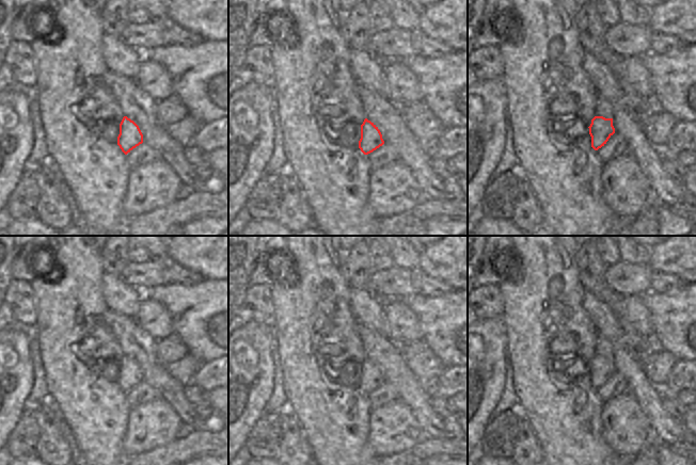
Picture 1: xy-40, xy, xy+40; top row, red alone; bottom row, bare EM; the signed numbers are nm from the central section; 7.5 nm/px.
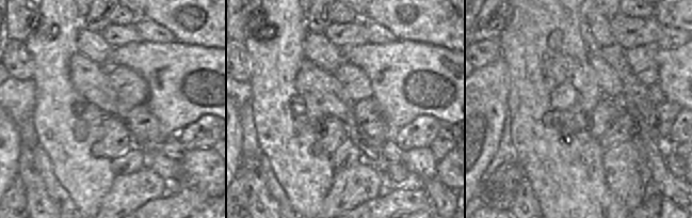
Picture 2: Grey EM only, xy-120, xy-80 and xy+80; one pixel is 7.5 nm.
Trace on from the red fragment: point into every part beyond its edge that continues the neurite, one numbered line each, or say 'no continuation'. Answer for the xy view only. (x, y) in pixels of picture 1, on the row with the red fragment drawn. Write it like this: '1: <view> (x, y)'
1: xy (349, 134)

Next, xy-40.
1: xy-40 (109, 132)

